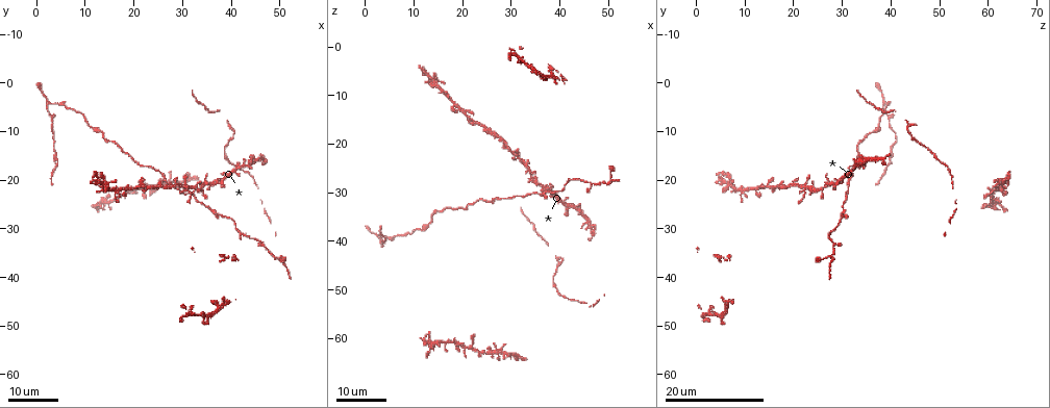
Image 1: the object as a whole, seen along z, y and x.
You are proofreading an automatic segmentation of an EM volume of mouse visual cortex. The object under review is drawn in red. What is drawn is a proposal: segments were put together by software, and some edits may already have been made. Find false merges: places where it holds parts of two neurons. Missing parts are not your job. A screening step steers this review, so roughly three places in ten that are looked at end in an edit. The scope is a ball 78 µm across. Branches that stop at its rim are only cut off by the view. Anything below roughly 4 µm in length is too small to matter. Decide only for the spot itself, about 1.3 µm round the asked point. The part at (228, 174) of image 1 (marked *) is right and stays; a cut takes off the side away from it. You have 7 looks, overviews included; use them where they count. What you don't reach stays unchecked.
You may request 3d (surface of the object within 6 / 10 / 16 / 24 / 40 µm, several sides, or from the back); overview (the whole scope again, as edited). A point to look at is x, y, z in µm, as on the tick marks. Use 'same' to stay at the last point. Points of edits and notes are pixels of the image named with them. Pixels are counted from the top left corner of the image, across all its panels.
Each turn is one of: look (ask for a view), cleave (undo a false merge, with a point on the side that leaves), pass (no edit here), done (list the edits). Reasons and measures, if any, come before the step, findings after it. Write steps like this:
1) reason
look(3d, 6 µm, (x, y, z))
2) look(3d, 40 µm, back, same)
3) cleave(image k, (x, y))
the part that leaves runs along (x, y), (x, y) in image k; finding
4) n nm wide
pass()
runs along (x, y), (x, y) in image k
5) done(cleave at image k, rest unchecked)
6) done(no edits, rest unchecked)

calibre changes
look(3d, 16 µm, (46.0, 32.5, 28.0))

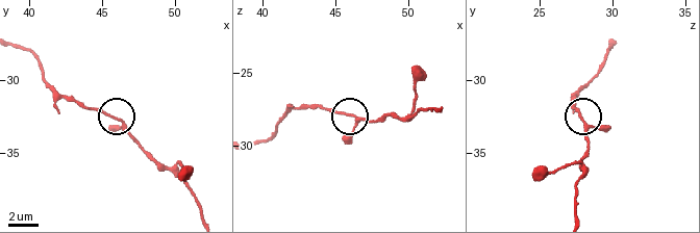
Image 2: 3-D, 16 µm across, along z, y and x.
closer look
look(3d, 6 µm, (46.0, 32.6, 27.8))

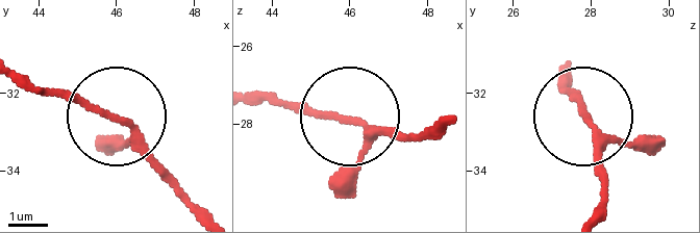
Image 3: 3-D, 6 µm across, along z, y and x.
170 nm wide
pass()
one neuron here

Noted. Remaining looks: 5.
look(3d, 16 µm, (35.5, 21.0, 28.5))

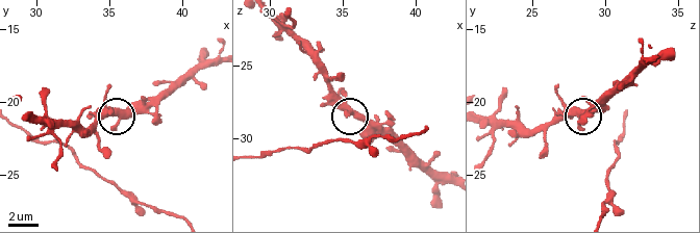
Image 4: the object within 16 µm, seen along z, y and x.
zoom in
look(3d, 10 µm, (35.8, 21.2, 28.2))

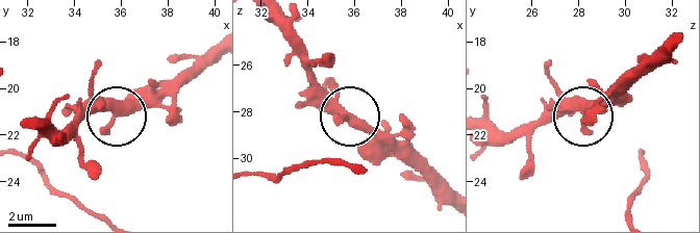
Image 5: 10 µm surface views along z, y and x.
look(3d, 10 µm, back, (35.7, 21.2, 28.2))

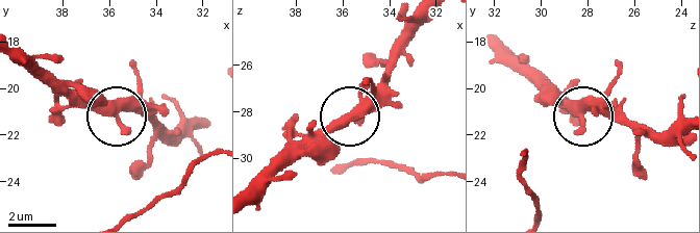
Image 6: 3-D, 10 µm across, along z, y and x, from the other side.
pass()
runs along (514, 59), (578, 111), (624, 115) in image 6; continuous, no second neuron

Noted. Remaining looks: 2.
a fork
look(3d, 24 µm, (2.5, 4.0, 38.0))

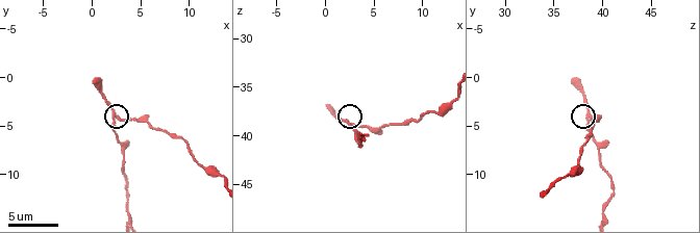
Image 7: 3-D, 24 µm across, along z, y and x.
closer look
look(3d, 6 µm, (2.4, 4.4, 38.6))

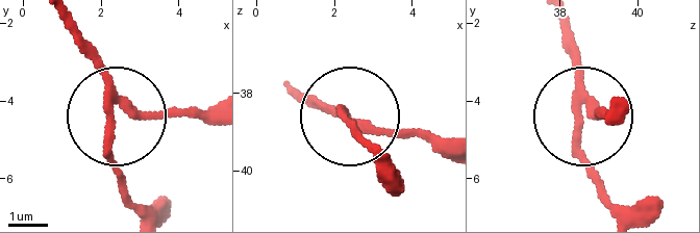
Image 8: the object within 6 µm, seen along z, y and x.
200 nm wide
cleave(image 8, (120, 181))
two neurons meet here

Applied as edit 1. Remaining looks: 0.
done(cleave at image 8, rest unchecked)

